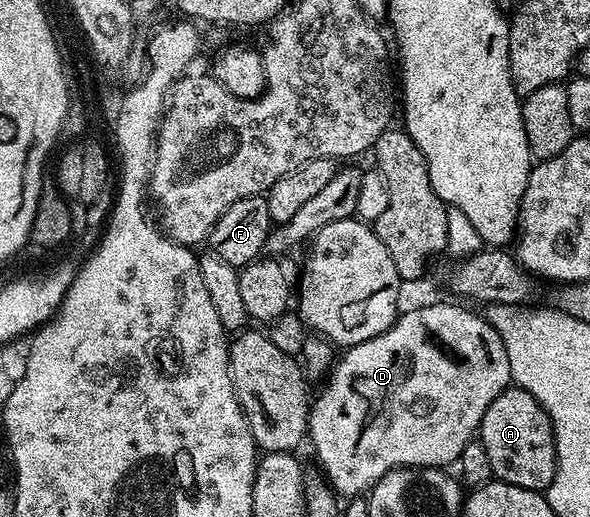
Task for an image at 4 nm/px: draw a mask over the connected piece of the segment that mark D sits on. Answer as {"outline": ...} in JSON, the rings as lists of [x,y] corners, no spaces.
{"outline":[[[449,302],[404,311],[387,332],[348,347],[342,354],[327,375],[321,398],[312,399],[307,435],[308,441],[313,441],[320,473],[341,496],[364,495],[387,472],[400,466],[445,468],[448,462],[456,463],[463,448],[480,431],[491,400],[511,386],[511,364],[497,329],[488,317],[480,318]]]}

